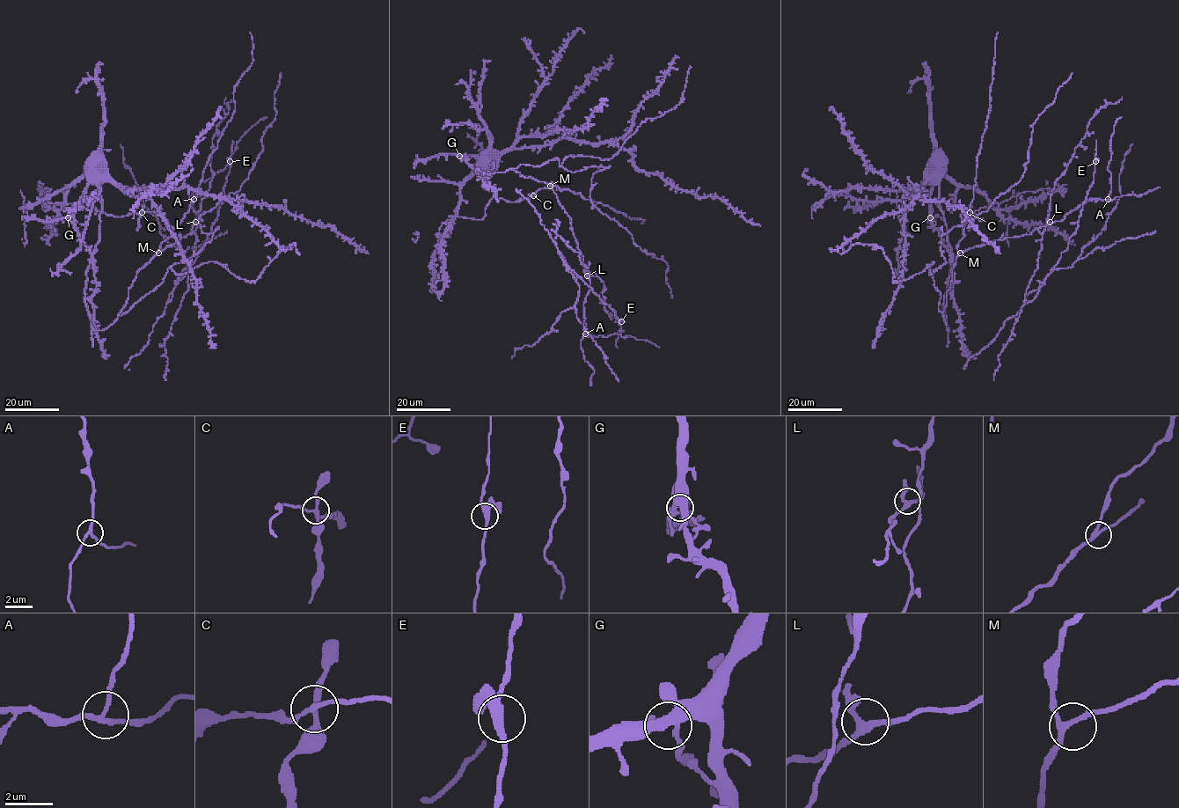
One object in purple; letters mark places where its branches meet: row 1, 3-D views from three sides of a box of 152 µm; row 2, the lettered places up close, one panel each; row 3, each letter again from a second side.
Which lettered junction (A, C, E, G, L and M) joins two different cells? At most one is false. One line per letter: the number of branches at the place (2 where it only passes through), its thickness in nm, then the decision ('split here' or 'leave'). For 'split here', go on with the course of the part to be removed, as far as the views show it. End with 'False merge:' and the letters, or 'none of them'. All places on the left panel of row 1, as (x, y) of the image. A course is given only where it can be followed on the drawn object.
A: 3 | 190 nm | leave
C: 4 | 240 nm | split here | (142, 212), (136, 231)
E: 3 | 320 nm | leave
G: 4 | 360 nm | leave
L: 3 | 240 nm | leave
M: 3 | 240 nm | leave
False merge: C

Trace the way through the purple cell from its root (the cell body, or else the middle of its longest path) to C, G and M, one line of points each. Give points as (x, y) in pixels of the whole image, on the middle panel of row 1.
C: (491, 154), (481, 157), (476, 171), (461, 187), (457, 216), (481, 220), (493, 198), (516, 202), (533, 195)
G: (491, 154), (487, 151), (479, 158), (459, 156)
M: (491, 154), (461, 187), (457, 216), (481, 220), (493, 198), (516, 202), (540, 188), (565, 188), (550, 186)

